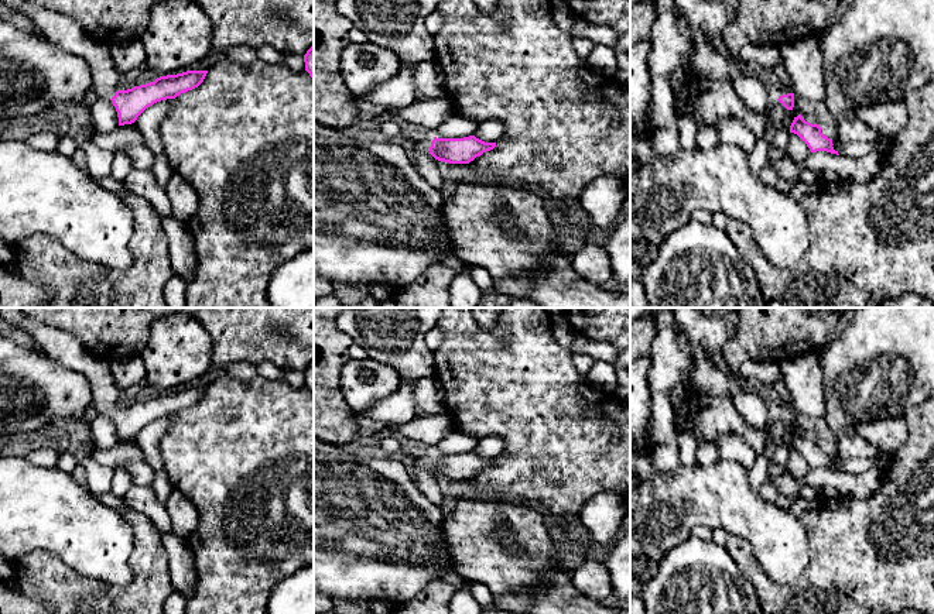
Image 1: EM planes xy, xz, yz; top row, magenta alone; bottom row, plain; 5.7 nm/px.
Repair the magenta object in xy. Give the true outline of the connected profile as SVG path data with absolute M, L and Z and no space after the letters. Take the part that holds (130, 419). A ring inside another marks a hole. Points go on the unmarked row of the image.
M0 308L0 316L6 322L27 330L52 360L89 380L92 387L90 405L99 415L113 419L119 442L134 439L147 423L157 418L175 415L181 409L198 404L208 390L208 387L187 387L120 407L120 391L116 387L109 363L93 356L78 339L66 332L31 320L21 308Z

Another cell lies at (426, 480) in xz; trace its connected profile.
M427 469L414 470L414 481L420 491L434 504L439 504L442 501L442 495L439 493L437 484L437 476Z

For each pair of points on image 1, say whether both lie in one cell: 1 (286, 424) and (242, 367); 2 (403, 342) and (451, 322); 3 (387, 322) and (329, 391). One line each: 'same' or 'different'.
1: different
2: different
3: different

